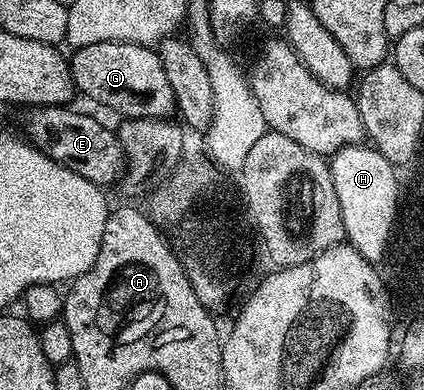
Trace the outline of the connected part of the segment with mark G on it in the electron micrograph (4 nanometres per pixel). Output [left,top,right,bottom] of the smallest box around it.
[68,41,175,118]

